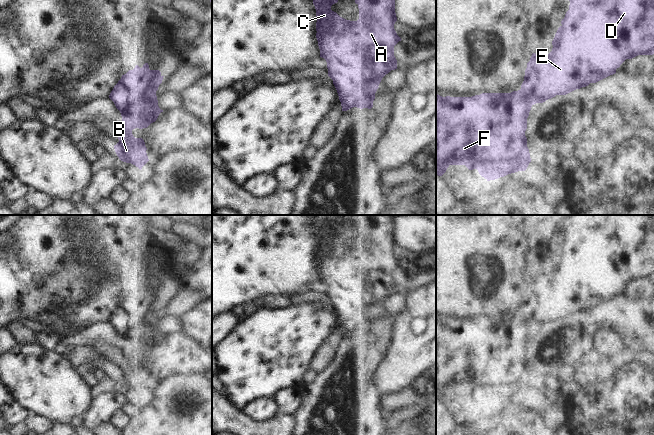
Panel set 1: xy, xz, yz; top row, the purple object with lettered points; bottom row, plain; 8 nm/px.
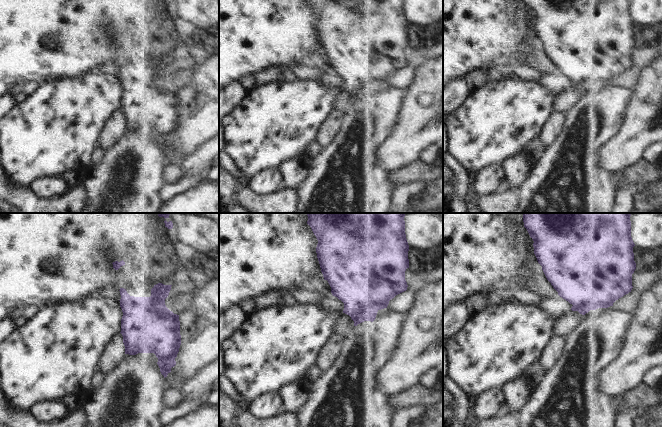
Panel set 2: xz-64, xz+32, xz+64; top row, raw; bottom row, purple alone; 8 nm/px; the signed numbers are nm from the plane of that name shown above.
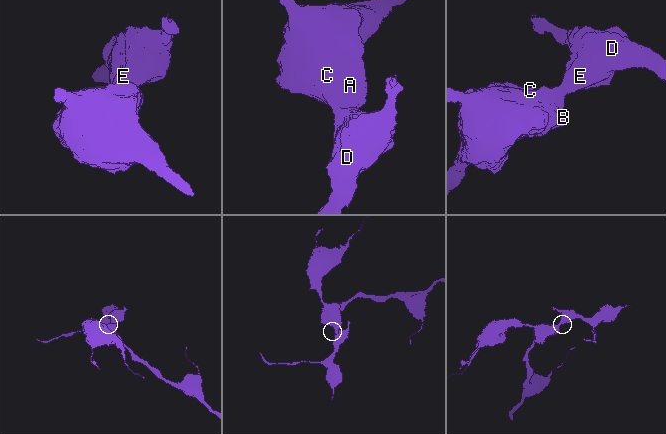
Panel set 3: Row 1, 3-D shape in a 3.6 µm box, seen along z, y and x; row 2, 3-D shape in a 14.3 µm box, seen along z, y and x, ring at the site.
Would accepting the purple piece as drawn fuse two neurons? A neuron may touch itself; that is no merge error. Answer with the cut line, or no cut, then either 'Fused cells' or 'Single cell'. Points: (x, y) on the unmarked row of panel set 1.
No split. Single cell.

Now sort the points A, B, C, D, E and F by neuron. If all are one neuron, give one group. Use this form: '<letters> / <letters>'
A B C D E F

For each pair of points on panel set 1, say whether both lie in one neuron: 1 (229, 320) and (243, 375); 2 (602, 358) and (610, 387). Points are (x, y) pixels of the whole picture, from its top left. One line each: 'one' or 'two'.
1: two
2: two

